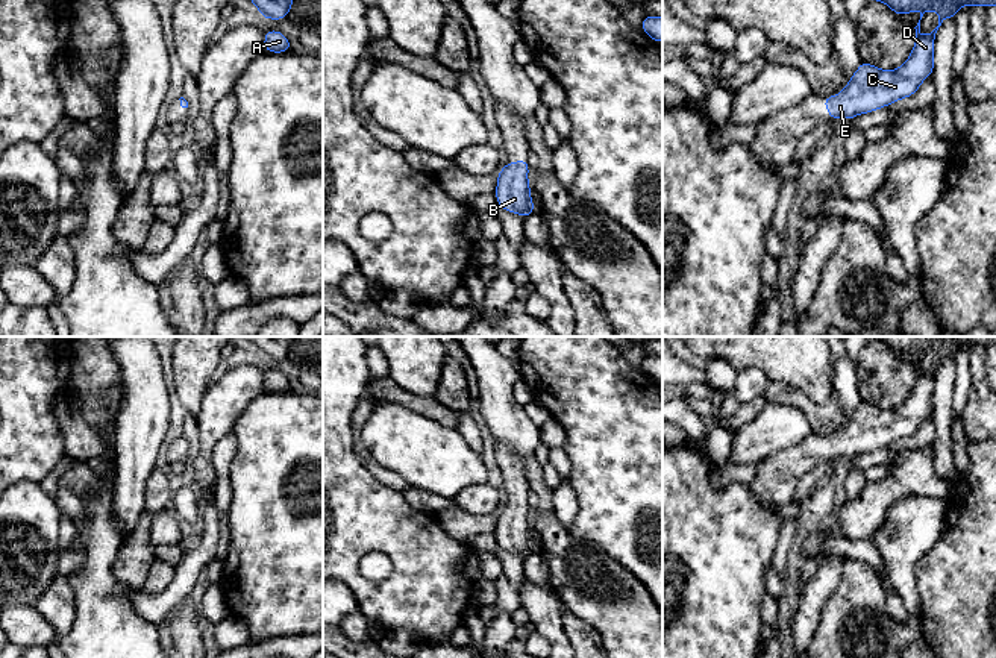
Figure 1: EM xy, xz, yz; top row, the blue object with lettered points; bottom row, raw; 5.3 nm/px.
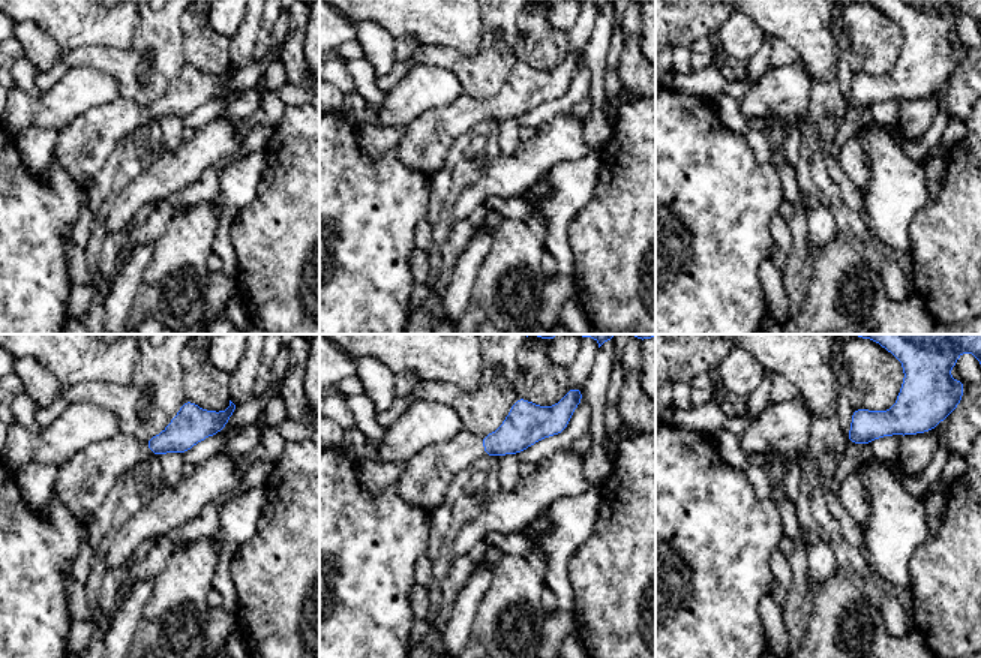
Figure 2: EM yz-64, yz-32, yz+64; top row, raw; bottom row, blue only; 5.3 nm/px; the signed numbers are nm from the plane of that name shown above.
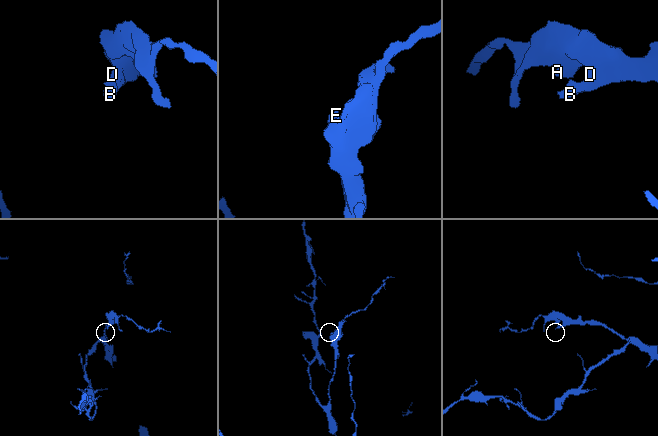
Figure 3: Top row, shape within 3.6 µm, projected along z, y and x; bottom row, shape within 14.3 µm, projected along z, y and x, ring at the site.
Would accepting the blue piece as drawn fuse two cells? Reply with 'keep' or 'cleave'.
keep

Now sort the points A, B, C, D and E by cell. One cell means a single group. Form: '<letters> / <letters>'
A B C D E

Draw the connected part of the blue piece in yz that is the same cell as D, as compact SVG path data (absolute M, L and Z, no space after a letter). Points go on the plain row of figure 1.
M866 337L869 341L885 343L896 355L913 350L923 353L934 349L938 365L928 374L920 374L920 359L916 368L916 382L908 399L897 409L881 409L864 400L849 418L846 428L831 437L823 437L823 446L829 450L829 461L835 458L850 459L885 447L897 440L917 432L922 421L934 414L934 379L946 358L957 356L963 344L991 347L996 337Z

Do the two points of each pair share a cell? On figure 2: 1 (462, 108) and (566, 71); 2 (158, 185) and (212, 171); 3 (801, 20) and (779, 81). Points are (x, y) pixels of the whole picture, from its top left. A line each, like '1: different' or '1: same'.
1: same
2: different
3: different

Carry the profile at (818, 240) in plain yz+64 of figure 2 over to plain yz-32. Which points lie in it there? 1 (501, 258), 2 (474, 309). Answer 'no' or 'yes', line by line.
1: no
2: no

